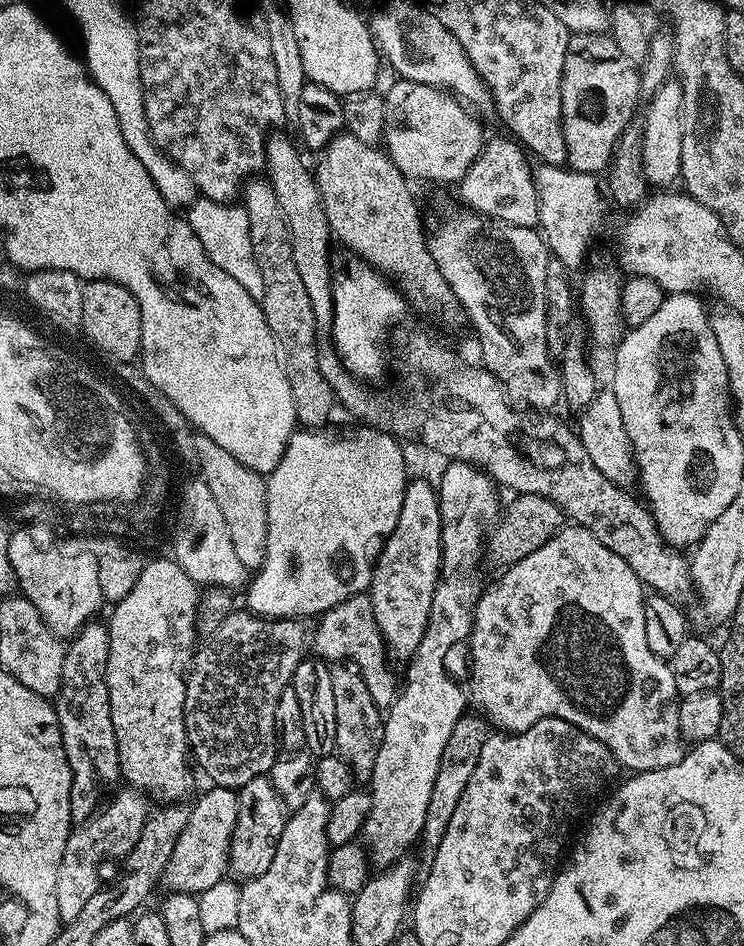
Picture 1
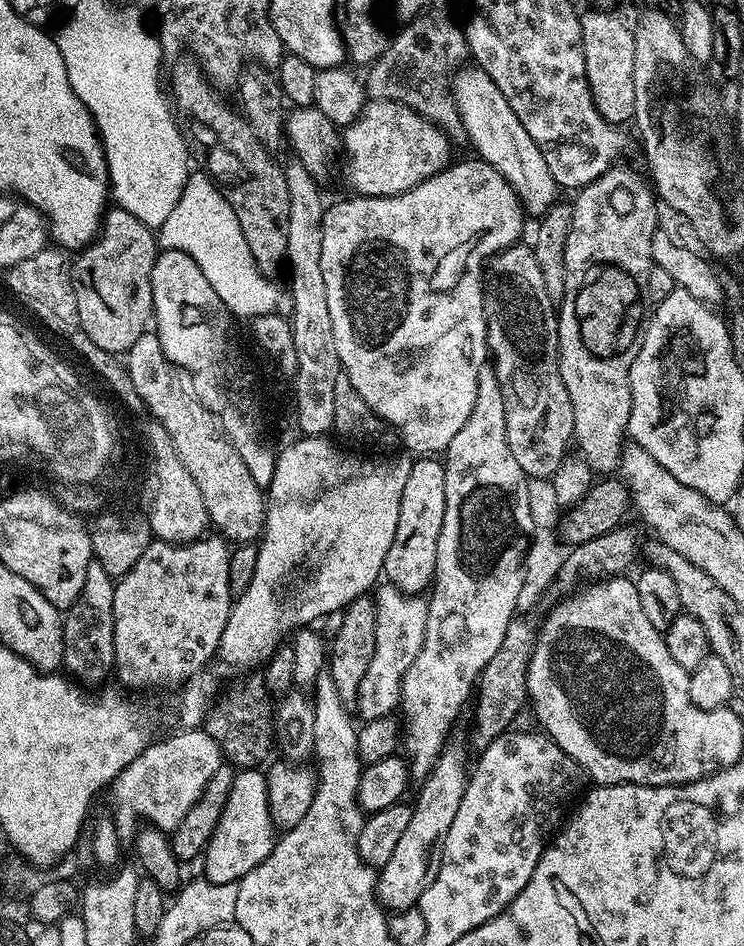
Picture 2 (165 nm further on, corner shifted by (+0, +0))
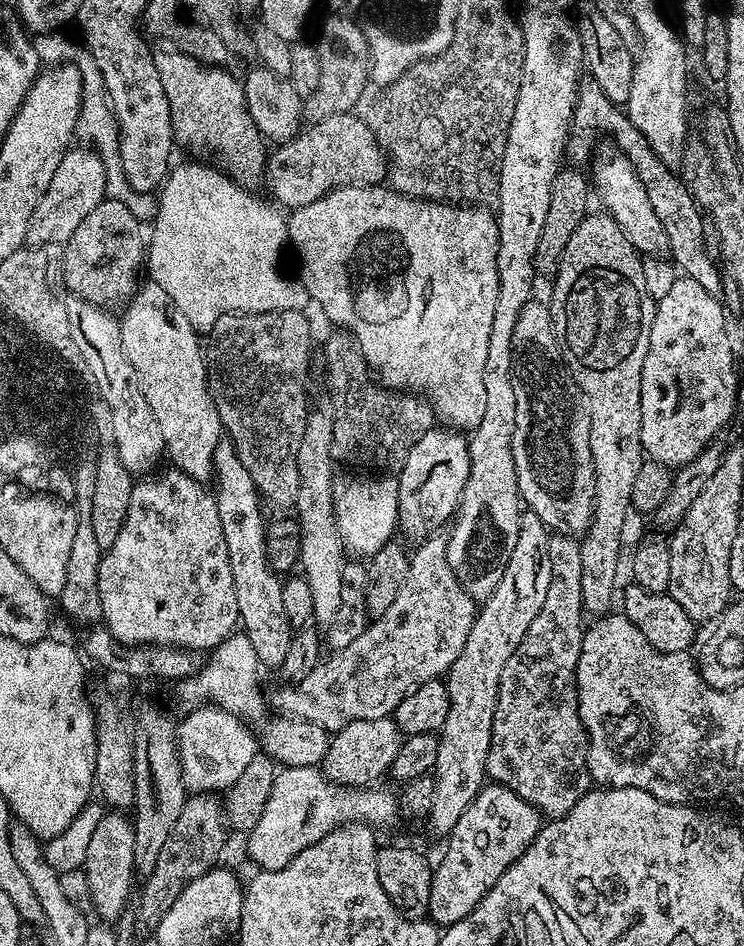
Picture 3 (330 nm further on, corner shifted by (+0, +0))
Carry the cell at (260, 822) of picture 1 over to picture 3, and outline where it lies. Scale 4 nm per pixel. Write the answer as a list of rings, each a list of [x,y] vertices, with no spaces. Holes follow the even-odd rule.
[[[392,716],[350,722],[350,726],[338,730],[329,739],[322,765],[324,777],[333,784],[346,784],[350,788],[367,788],[375,785],[383,781],[380,780],[383,776],[387,777],[391,773],[401,739],[402,734]]]

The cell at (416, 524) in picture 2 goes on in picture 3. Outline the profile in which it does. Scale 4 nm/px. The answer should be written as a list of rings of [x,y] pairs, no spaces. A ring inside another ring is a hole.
[[[434,426],[406,454],[406,462],[398,473],[398,514],[400,522],[398,525],[401,533],[412,539],[412,542],[419,542],[435,536],[441,531],[440,528],[449,523],[456,515],[456,507],[460,505],[462,490],[470,478],[470,454],[468,453],[467,435],[461,434],[456,430],[445,430],[443,427]]]

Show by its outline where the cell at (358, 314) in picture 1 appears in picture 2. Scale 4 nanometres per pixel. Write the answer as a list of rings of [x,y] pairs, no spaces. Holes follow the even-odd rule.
[[[471,158],[449,163],[438,174],[426,178],[418,186],[393,196],[349,195],[349,200],[329,203],[322,222],[322,278],[326,281],[326,303],[330,306],[330,322],[334,322],[334,346],[338,346],[338,358],[343,375],[350,378],[350,386],[362,394],[362,402],[374,410],[374,414],[395,428],[402,444],[412,454],[440,454],[454,442],[454,434],[466,426],[470,410],[474,410],[474,398],[478,398],[478,370],[489,359],[488,327],[484,313],[485,265],[496,253],[517,243],[524,232],[526,213],[520,197],[510,186],[508,179],[485,160]]]

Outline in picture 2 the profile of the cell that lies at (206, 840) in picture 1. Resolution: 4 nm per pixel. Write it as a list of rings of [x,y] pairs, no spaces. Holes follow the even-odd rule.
[[[259,767],[239,769],[234,778],[234,786],[230,786],[222,818],[218,820],[218,826],[202,853],[203,879],[210,882],[237,883],[243,876],[250,874],[250,870],[254,870],[258,862],[268,857],[277,839],[278,832],[268,809],[265,773]]]

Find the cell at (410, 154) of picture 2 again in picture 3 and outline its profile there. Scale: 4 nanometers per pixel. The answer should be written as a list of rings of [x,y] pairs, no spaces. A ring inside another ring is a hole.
[[[352,112],[309,123],[293,140],[285,140],[277,148],[280,149],[268,157],[266,184],[272,187],[271,199],[284,210],[310,206],[310,202],[336,188],[379,185],[388,174],[384,149],[376,141],[367,119],[359,120]]]

